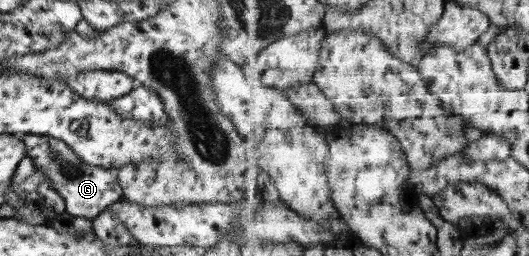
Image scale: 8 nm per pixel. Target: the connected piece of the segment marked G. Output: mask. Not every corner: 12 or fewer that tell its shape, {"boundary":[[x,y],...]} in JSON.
{"boundary":[[24,133],[25,157],[66,214],[94,219],[122,198],[115,169],[55,137]]}

